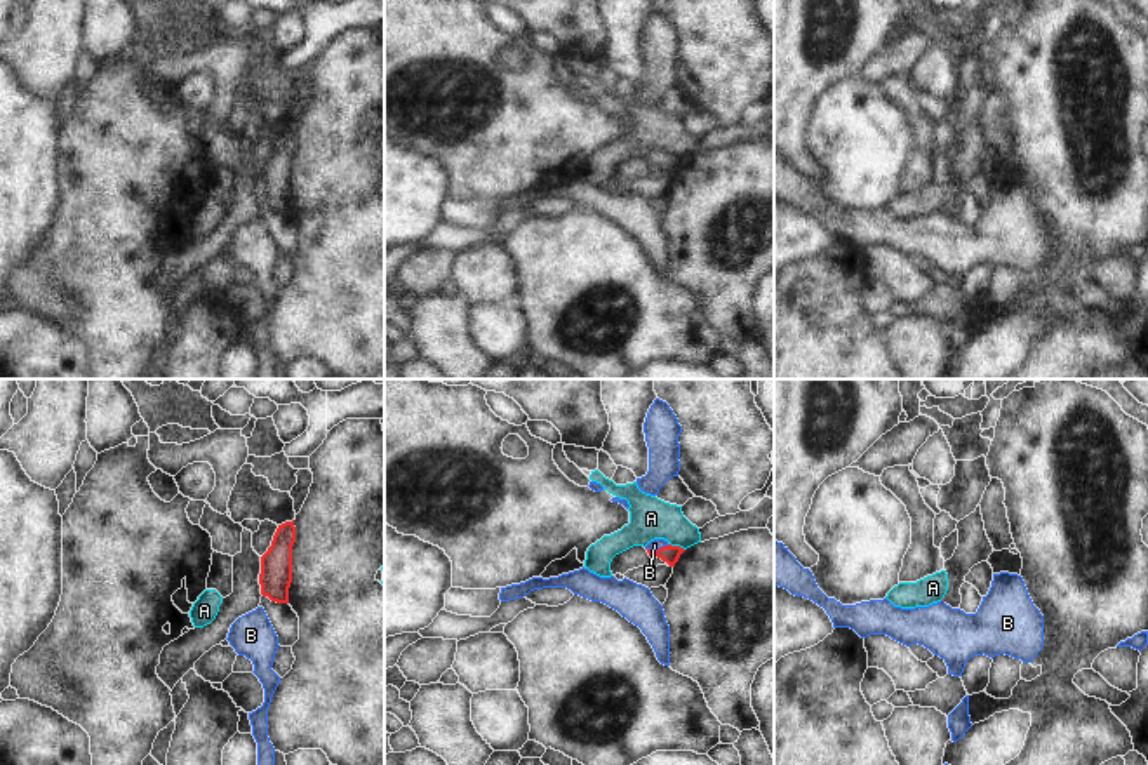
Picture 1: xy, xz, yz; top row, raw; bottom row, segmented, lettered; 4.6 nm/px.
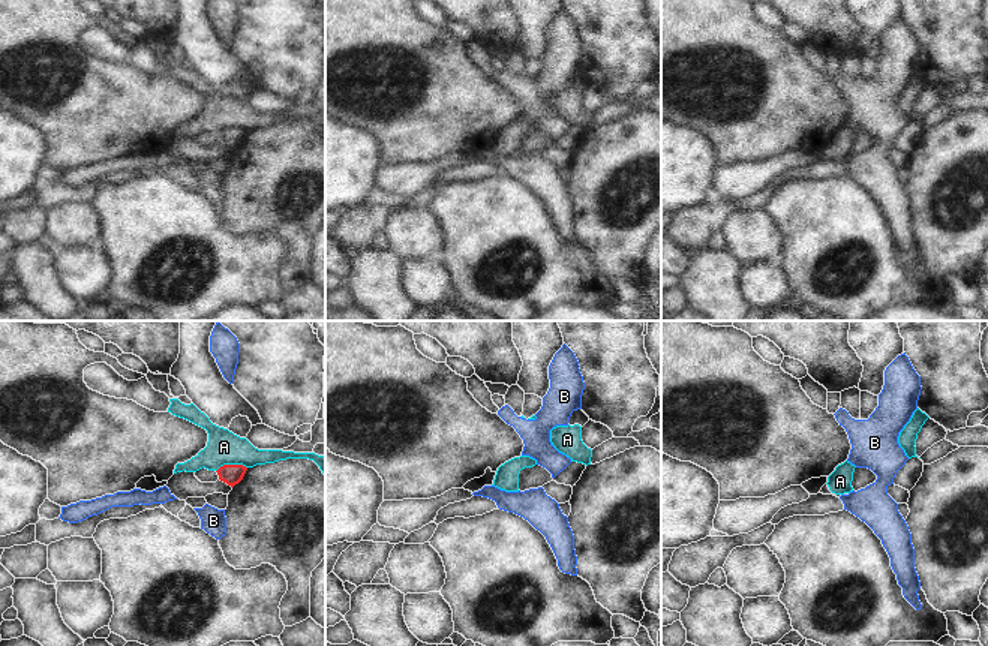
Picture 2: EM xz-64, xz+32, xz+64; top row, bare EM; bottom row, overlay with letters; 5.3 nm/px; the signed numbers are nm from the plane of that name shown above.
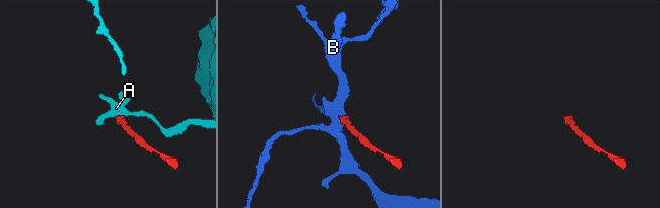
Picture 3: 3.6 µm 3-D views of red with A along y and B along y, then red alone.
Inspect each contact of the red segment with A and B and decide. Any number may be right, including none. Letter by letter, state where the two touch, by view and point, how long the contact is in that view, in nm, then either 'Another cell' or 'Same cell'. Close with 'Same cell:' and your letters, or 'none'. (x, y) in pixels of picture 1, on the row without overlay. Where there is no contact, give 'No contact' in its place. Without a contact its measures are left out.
A: Touches red at xz (677, 157). Shared border 90 nm. Another cell
B: Touches red at xz (658, 160). Shared border 110 nm. Same cell
Same cell: B.

